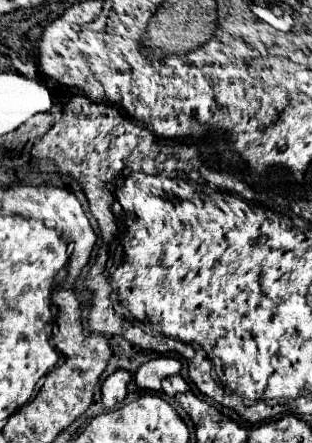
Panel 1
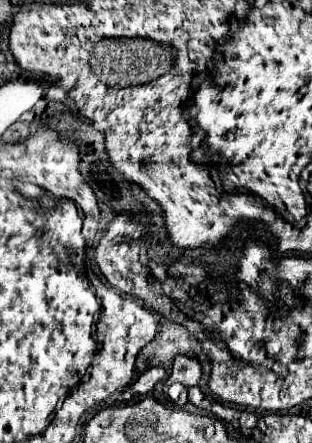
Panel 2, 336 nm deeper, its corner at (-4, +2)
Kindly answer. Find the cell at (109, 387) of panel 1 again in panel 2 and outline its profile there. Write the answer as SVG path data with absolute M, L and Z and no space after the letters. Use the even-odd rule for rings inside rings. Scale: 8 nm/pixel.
M151 367L151 369L147 369L147 371L131 385L131 389L133 389L135 393L147 393L147 391L151 391L151 389L155 387L155 383L161 381L163 377L165 377L165 369L163 369L163 367Z

